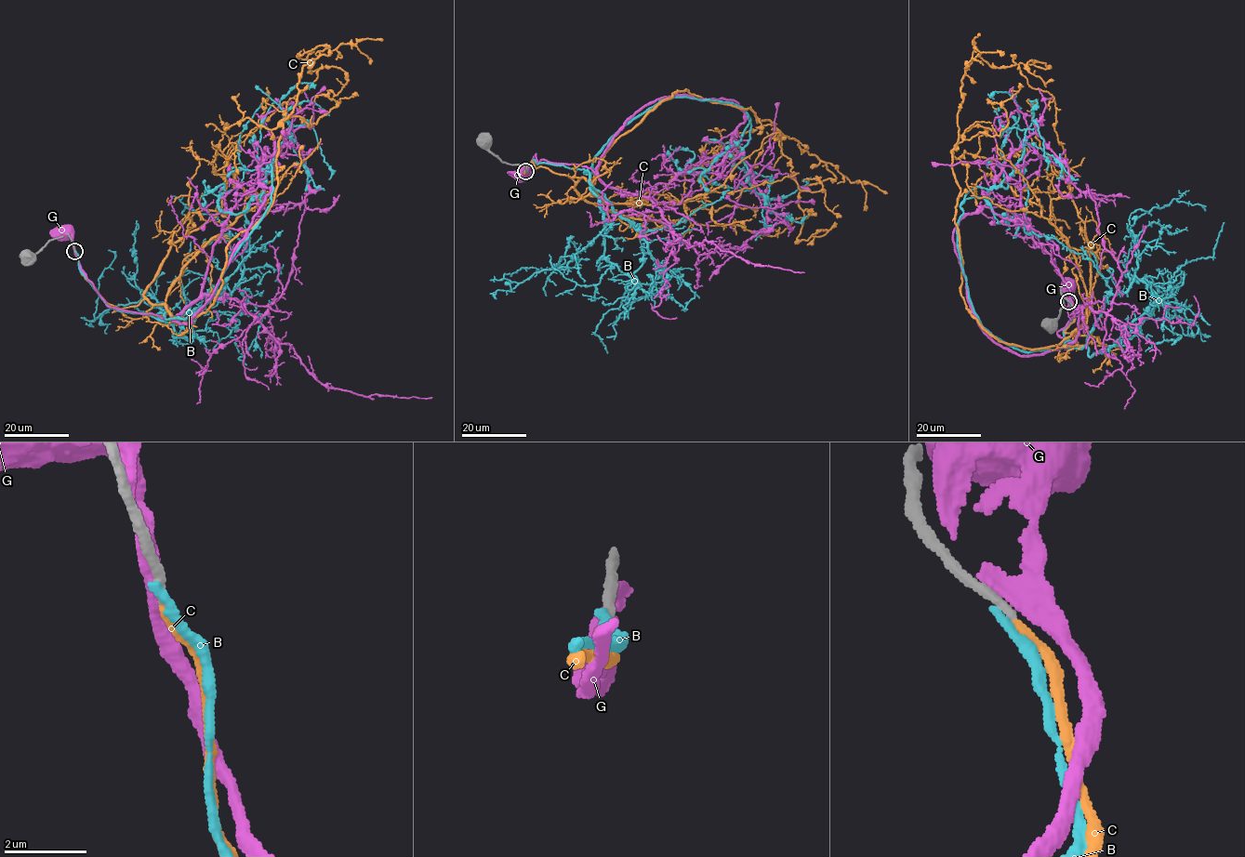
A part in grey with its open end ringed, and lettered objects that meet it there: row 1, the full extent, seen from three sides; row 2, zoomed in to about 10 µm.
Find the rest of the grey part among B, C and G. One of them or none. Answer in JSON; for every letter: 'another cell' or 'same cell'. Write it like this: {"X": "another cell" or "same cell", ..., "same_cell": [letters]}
{"B": "another cell", "C": "same cell", "G": "another cell", "same_cell": ["C"]}

